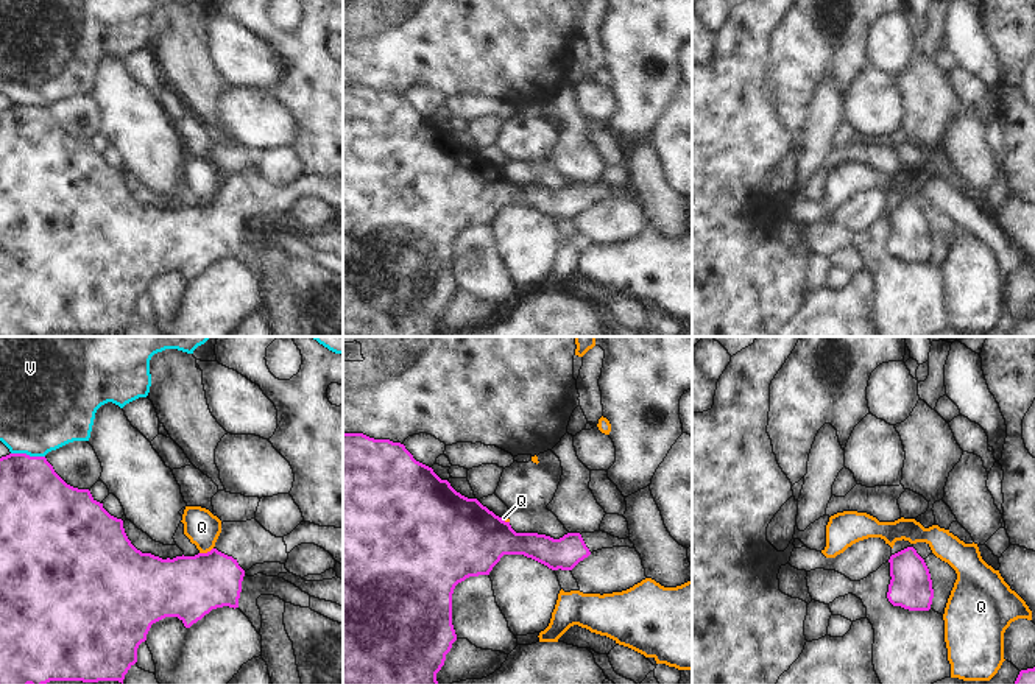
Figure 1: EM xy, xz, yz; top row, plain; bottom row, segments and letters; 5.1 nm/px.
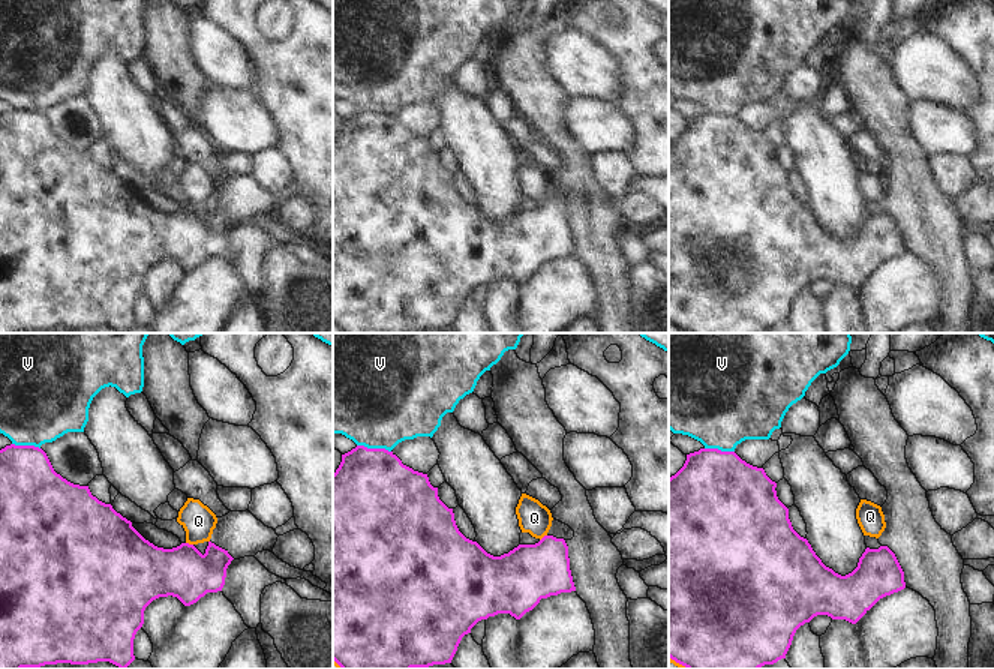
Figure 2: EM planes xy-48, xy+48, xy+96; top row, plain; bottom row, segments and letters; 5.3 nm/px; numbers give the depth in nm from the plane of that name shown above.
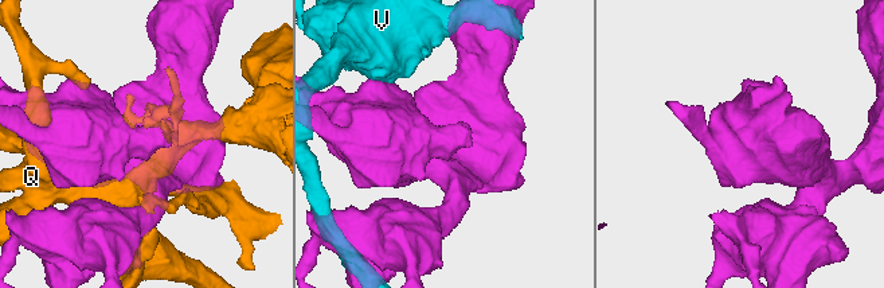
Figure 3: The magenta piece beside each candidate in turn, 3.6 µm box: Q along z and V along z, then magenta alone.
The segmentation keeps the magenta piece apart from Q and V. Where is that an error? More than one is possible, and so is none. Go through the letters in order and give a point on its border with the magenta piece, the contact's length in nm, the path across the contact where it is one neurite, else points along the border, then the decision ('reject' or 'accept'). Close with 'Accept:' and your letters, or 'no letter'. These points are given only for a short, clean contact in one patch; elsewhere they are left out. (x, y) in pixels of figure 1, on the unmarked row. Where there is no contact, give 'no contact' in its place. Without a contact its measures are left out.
Q: contact xy (208, 203); length 80 nm; reject
V: contact xy (28, 106); length 180 nm; reject
Accept: no letter

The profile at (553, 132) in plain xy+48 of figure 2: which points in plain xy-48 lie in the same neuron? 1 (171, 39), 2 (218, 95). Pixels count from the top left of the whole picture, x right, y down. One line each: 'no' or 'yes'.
1: yes
2: no

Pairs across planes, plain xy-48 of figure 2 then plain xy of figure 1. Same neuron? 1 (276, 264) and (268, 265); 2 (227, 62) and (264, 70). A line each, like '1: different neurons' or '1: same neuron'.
1: different neurons
2: same neuron

